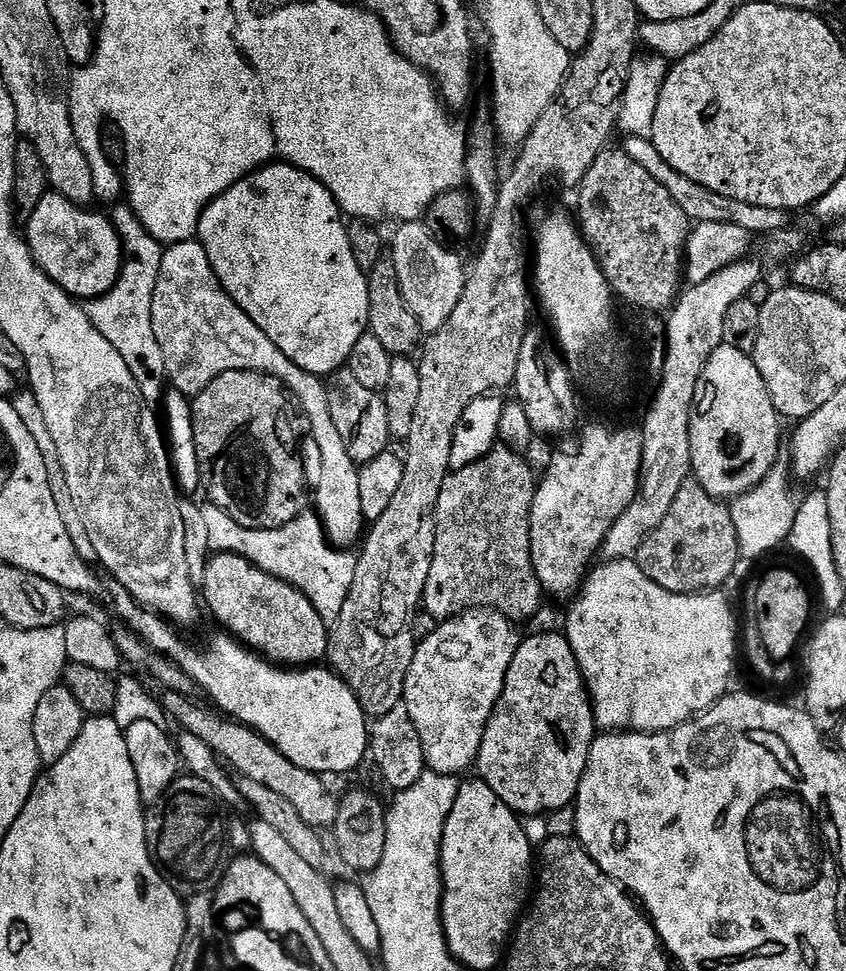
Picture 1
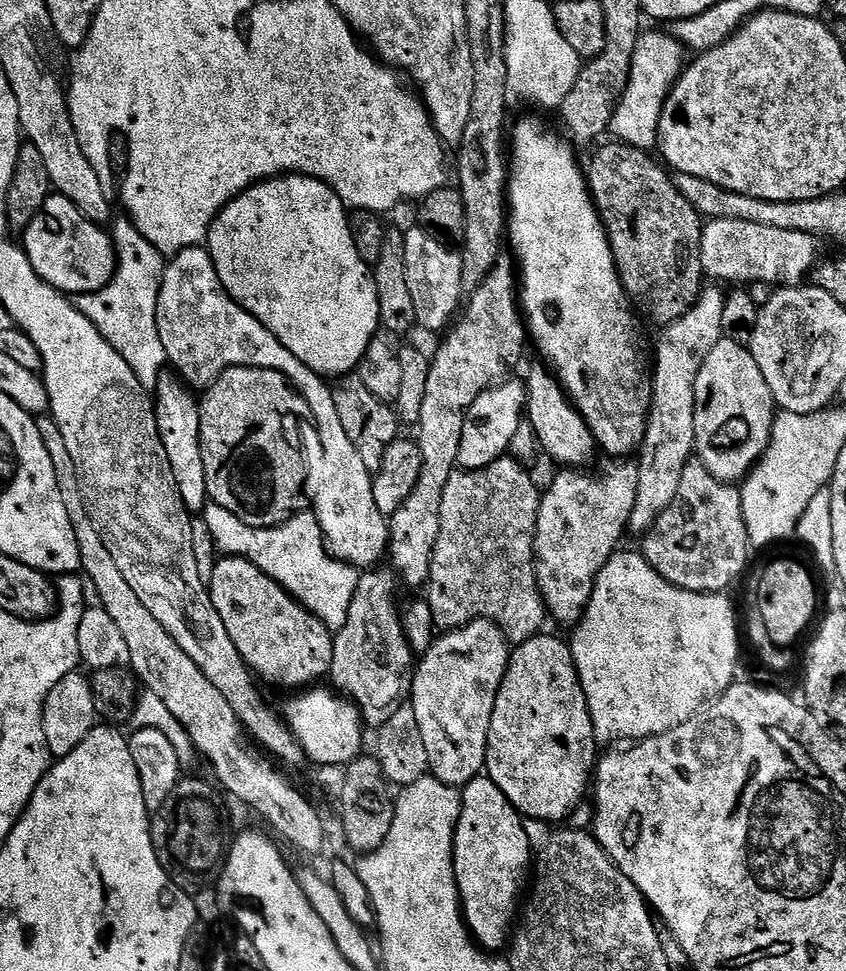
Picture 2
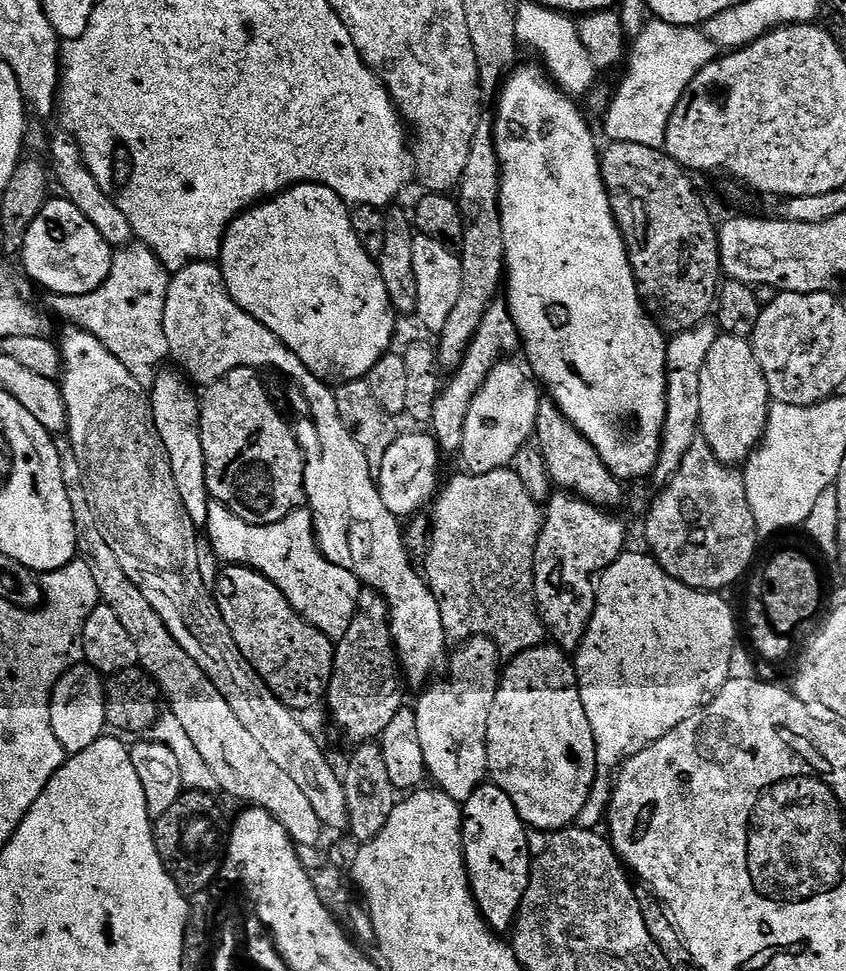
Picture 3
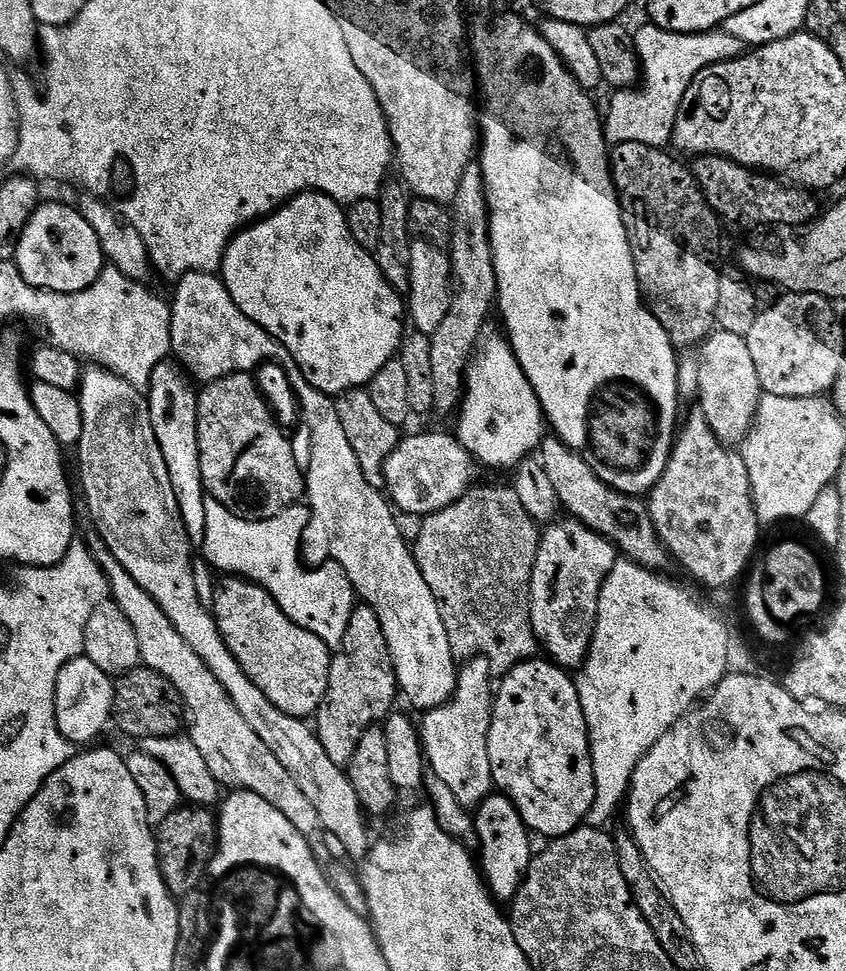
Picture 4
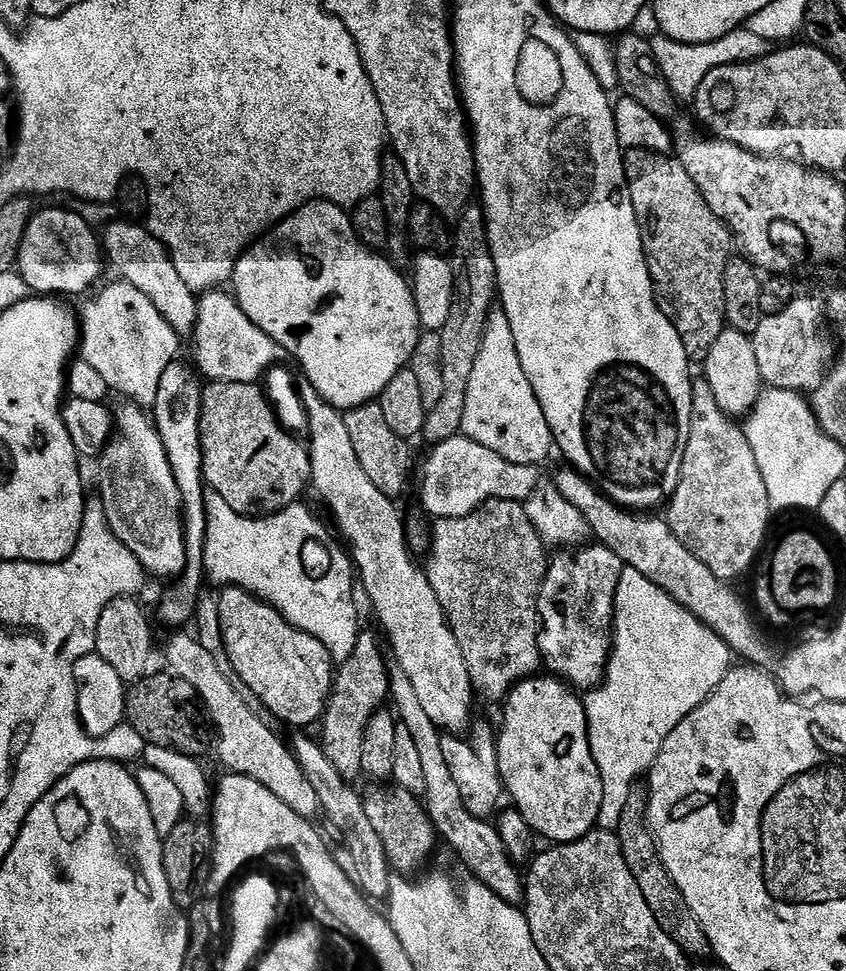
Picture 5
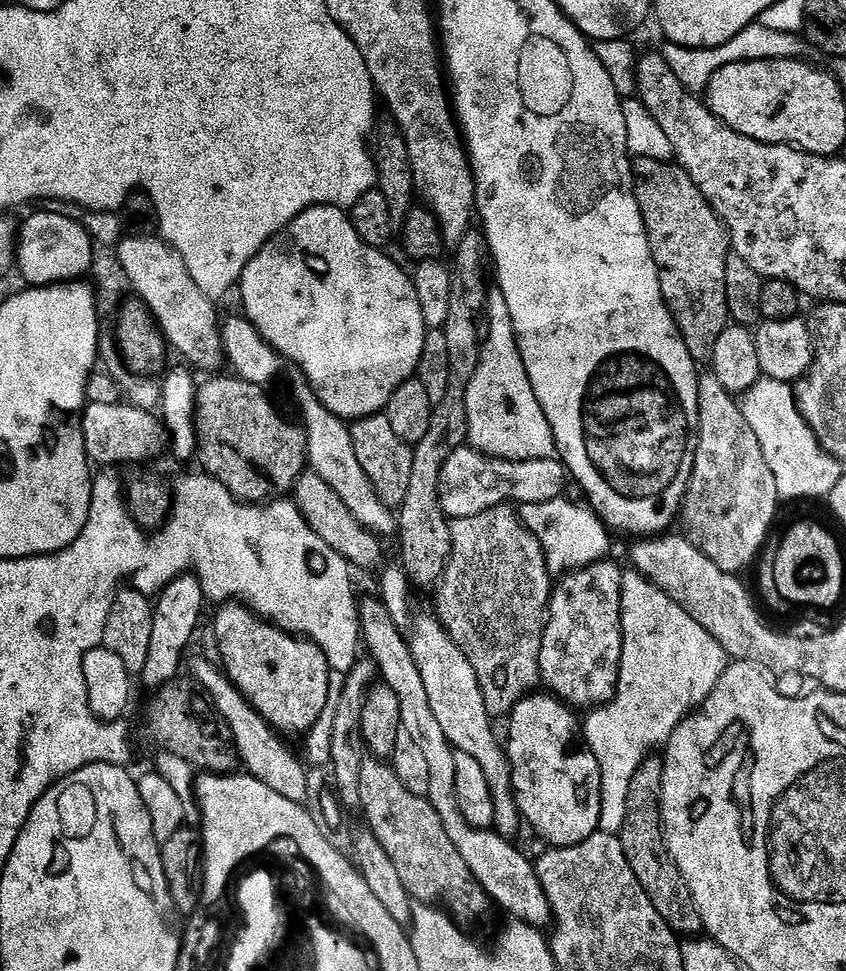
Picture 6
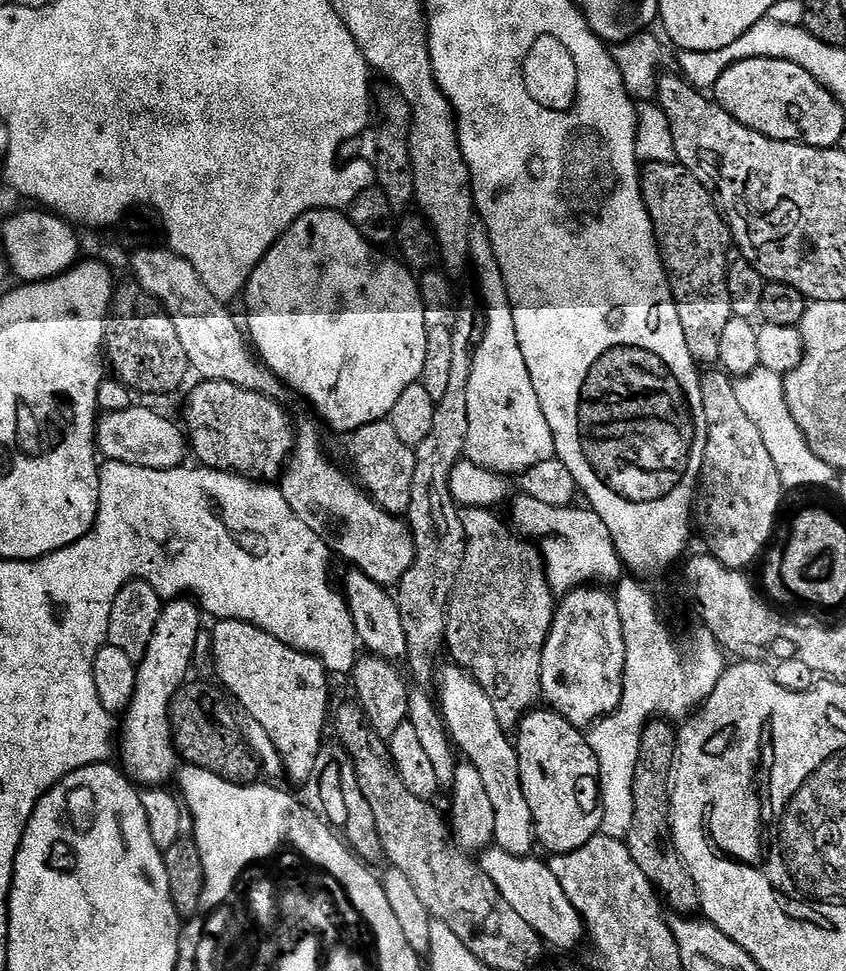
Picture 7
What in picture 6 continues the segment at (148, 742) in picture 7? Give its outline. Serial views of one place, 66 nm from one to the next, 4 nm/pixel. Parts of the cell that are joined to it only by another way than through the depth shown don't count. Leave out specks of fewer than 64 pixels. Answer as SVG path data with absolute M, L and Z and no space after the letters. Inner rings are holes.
M194 574L179 576L174 582L170 582L155 597L154 611L152 614L152 641L150 642L150 654L142 673L142 679L152 687L159 690L165 684L177 679L181 675L180 663L184 660L184 651L200 624L200 615L204 612L206 601L200 580Z

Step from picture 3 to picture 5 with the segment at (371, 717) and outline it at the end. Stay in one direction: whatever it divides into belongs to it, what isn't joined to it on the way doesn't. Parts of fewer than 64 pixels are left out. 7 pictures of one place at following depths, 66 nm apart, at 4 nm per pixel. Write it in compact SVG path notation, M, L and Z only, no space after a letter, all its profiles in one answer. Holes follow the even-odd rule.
M368 630L361 631L360 637L354 642L354 654L350 654L350 658L346 658L346 662L335 669L332 692L322 717L324 729L319 739L324 745L326 758L338 770L338 774L349 782L361 779L362 742L366 742L366 726L372 715L385 707L390 696L390 667L380 649L381 637L377 636Z

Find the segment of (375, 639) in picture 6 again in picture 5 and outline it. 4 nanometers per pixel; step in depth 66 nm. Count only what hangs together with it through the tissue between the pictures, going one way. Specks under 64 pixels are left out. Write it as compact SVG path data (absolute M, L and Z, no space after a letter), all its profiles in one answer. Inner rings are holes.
M393 671L390 676L390 700L396 703L395 715L399 723L410 730L410 736L414 738L414 746L422 761L426 777L426 790L422 803L428 809L428 817L436 828L437 837L444 840L456 851L456 856L469 868L475 879L481 880L486 887L494 890L498 898L502 898L507 904L519 905L526 896L526 880L519 872L517 861L513 860L504 848L500 837L499 827L493 826L488 820L474 818L470 810L462 803L462 793L454 782L450 766L446 766L446 757L442 754L442 732L436 727L433 720L426 714L426 709L418 702L414 686L410 686L410 678L404 672Z

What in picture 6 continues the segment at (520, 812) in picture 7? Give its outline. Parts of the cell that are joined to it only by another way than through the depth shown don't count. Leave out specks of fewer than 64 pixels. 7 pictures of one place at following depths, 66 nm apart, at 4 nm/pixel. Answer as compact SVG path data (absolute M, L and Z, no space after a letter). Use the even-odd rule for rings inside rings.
M403 567L388 568L380 576L379 599L383 600L390 618L398 626L398 630L404 634L408 642L408 648L412 652L414 662L418 666L418 674L422 674L422 686L426 686L426 698L430 698L430 710L434 710L434 718L442 725L446 738L452 743L452 747L462 754L470 754L478 766L482 766L482 774L486 774L486 782L490 786L490 798L494 798L494 828L501 836L515 837L515 832L522 827L520 808L516 804L516 791L512 788L512 763L508 760L505 745L496 737L492 729L493 717L486 710L486 698L482 694L482 686L478 682L478 674L474 674L474 666L470 666L470 658L458 650L458 646L450 638L450 634L441 626L435 615L427 616L424 612L416 612L416 604L412 601L414 585L404 573Z

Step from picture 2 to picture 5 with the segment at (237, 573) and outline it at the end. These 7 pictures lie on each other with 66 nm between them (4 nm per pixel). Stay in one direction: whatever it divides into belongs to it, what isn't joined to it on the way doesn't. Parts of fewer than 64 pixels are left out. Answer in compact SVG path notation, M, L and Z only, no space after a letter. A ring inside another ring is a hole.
M225 587L216 604L220 640L236 671L235 679L249 688L284 724L300 728L321 719L332 692L334 661L318 638L300 632L277 608L245 588Z

